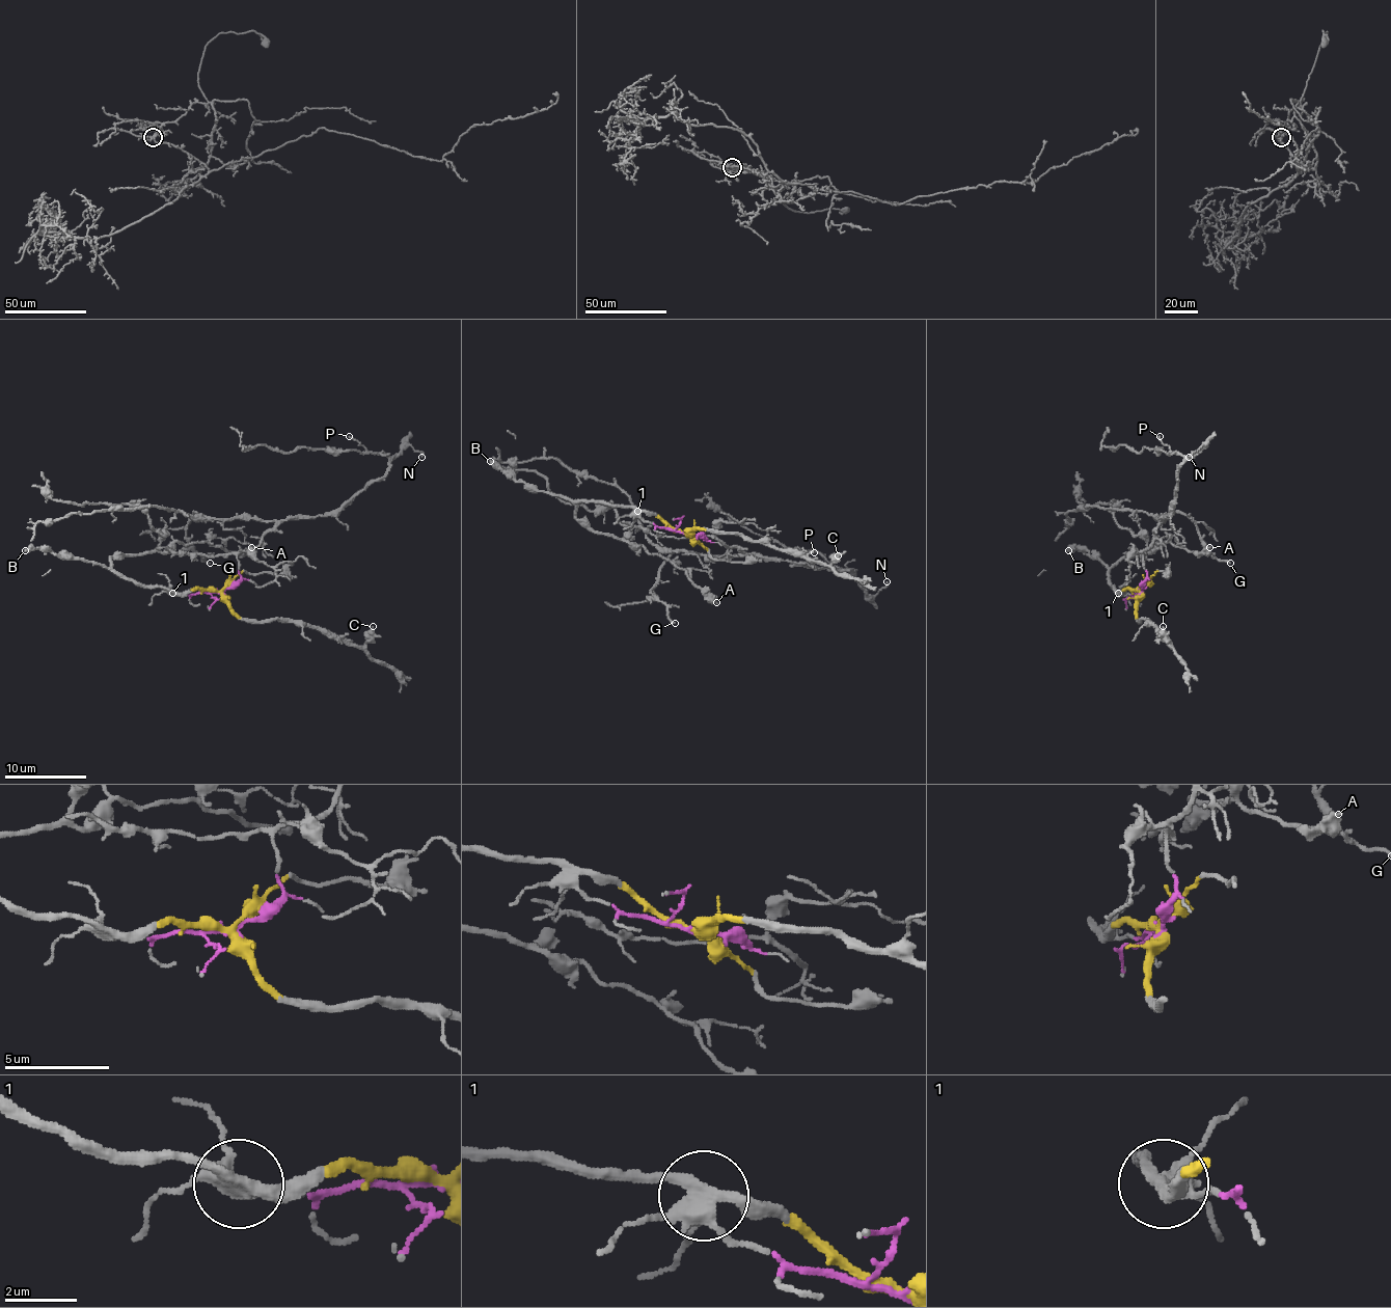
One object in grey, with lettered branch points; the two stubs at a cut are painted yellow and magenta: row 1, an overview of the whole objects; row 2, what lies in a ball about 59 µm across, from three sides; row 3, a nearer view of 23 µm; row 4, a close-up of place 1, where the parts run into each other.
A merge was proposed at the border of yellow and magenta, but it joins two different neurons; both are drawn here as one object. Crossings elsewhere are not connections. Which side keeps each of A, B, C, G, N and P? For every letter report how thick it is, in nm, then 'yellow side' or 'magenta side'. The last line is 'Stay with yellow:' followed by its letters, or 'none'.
A: 440 nm thick; yellow side
B: 440 nm thick; yellow side
C: 240 nm thick; yellow side
G: 140 nm thick; magenta side
N: 160 nm thick; magenta side
P: 110 nm thick; magenta side
Stay with yellow: A, B, C

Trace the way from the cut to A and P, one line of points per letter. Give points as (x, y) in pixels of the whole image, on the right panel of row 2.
A: (1141, 591), (1118, 593), (1108, 581), (1112, 567), (1149, 552), (1153, 542), (1194, 552), (1209, 546)
P: (1141, 591), (1147, 577), (1143, 552), (1169, 514), (1183, 457), (1173, 453), (1158, 436)

